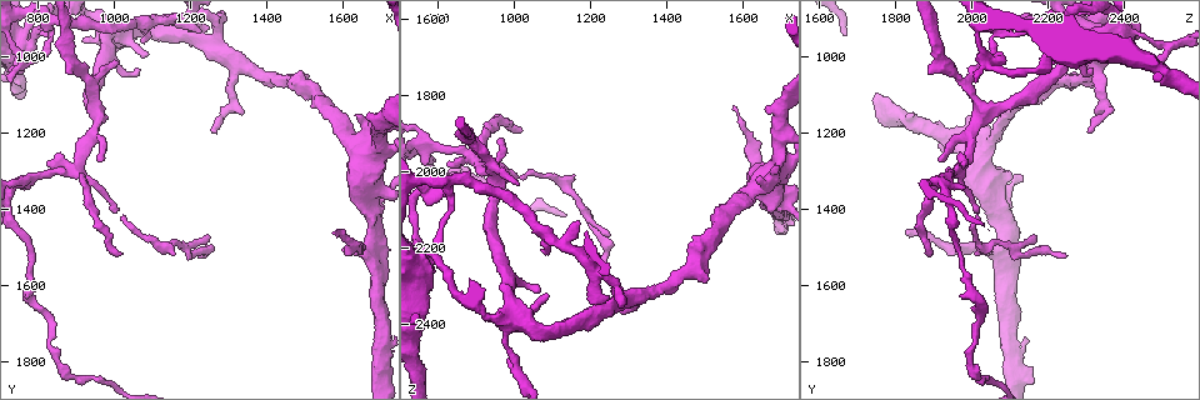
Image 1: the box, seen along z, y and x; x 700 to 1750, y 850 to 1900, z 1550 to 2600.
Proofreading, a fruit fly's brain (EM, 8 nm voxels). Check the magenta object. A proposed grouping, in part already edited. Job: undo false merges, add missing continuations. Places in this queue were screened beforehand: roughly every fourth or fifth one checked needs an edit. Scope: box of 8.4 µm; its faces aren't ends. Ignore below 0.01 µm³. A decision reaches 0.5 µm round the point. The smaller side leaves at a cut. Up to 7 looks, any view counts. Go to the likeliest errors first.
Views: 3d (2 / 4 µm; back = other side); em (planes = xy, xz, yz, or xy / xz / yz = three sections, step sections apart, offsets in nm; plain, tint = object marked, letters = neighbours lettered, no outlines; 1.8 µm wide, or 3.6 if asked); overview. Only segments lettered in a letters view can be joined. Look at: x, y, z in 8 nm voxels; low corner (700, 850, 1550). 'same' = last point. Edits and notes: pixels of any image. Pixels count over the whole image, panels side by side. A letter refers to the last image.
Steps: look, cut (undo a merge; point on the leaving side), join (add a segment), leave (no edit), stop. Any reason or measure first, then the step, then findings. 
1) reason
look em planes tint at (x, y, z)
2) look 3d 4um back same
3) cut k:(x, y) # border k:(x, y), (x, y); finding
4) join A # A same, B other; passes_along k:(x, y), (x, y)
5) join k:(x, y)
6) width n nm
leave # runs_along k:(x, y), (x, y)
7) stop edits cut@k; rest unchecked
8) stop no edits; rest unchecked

abrupt turn
look 3d 2um at (900, 1295, 1960)

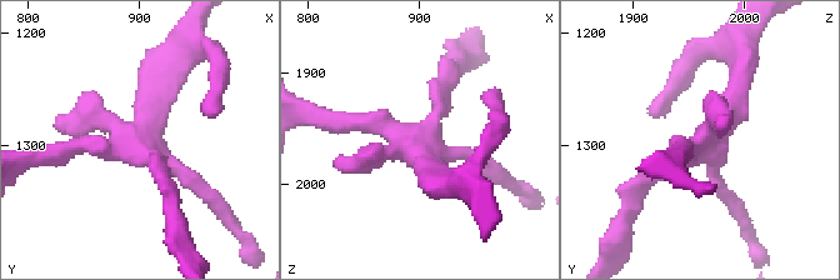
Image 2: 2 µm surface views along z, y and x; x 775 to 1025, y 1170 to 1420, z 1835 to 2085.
look em yz step 16 tint at (896, 1290, 1966)

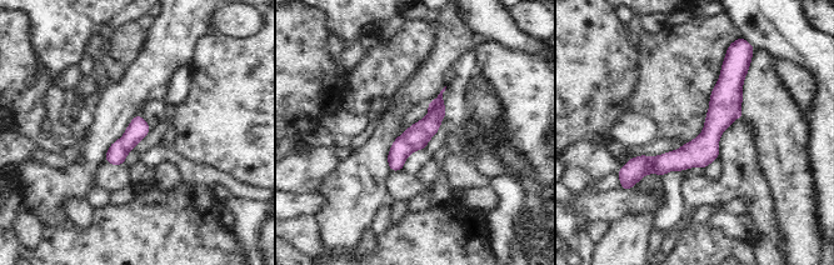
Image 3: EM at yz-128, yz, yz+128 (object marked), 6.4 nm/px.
cut it another way
look em planes letters same

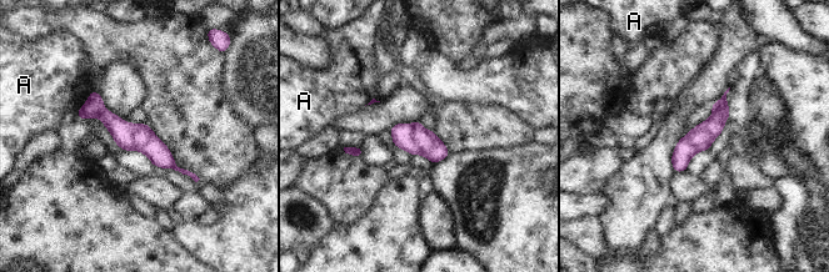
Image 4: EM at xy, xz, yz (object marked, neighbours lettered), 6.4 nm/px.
longest_contact A 180 nm
leave # A other; all the same neuron

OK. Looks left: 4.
an open end
look em xy step 4 letters at (1265, 1200, 2305)

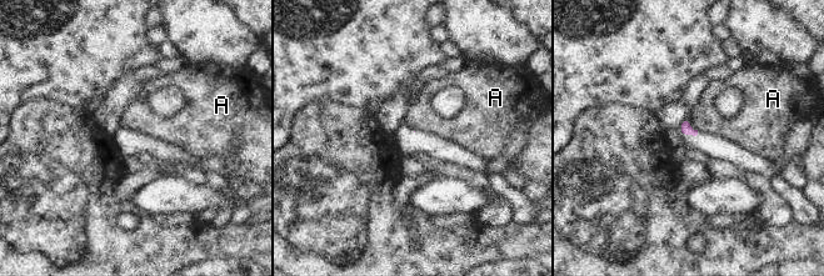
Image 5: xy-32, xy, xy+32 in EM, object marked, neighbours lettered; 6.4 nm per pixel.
look em planes letters same

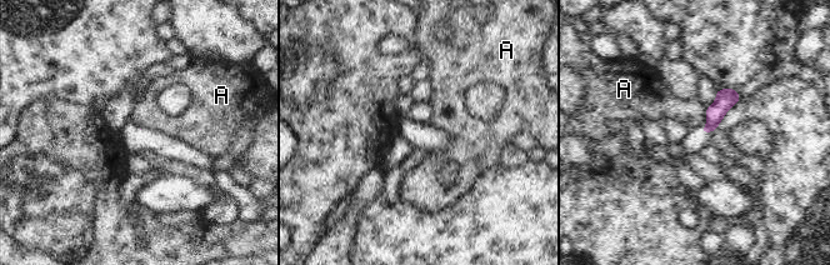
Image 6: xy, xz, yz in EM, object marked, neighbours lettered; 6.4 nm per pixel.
leave # A other; border 6:(708, 108), (705, 113), (706, 125); none of them fits

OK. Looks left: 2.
branch stops here
look em 3.6um xy step 4 tint at (1635, 1150, 2020)

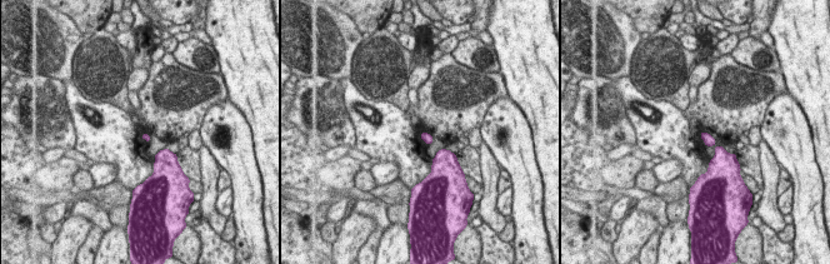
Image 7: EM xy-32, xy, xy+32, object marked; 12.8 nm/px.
another direction
look em 3.6um planes letters same

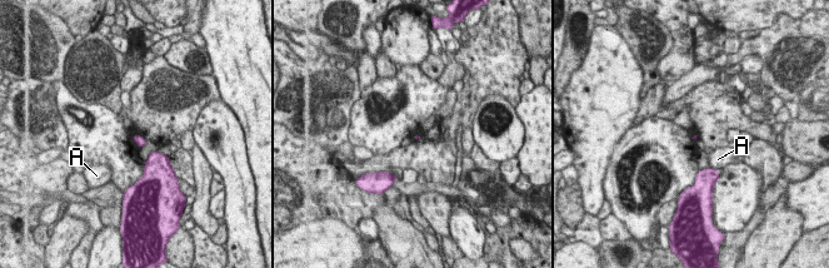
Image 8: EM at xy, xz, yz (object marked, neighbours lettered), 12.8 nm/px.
leave # A other; border 8:(709, 167), (717, 169); no lettered segment goes on from it

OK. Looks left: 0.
stop no edits; rest unchecked

